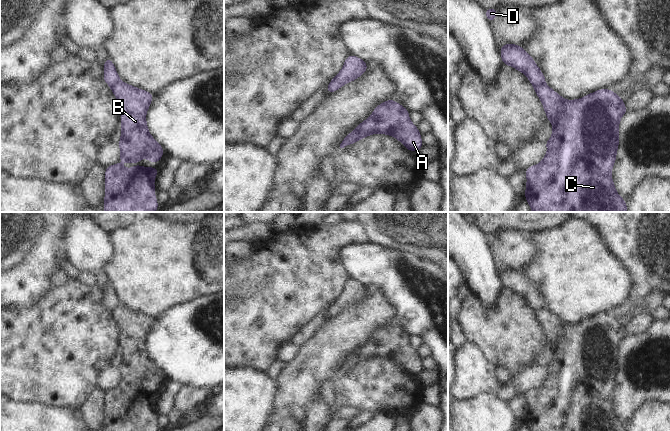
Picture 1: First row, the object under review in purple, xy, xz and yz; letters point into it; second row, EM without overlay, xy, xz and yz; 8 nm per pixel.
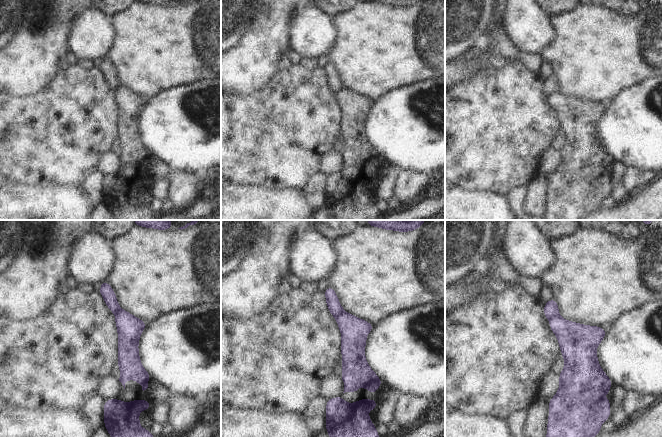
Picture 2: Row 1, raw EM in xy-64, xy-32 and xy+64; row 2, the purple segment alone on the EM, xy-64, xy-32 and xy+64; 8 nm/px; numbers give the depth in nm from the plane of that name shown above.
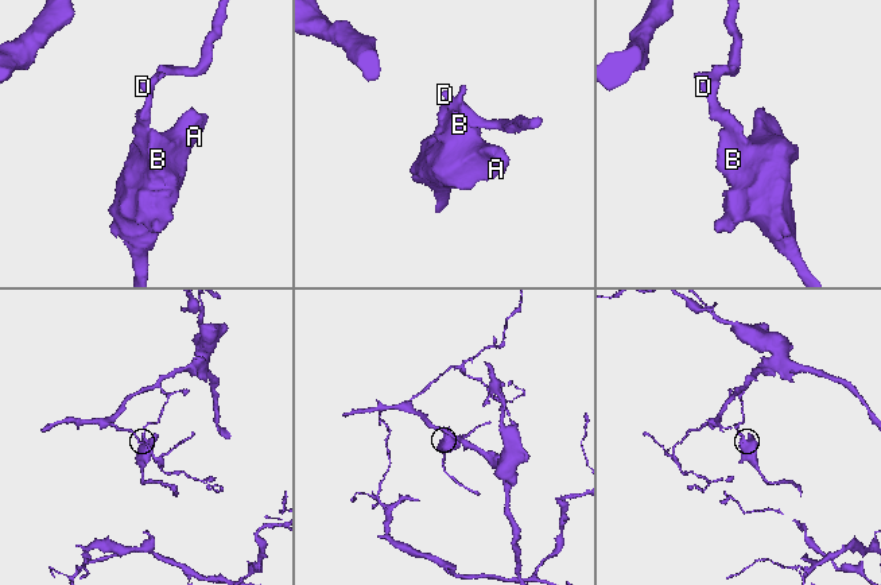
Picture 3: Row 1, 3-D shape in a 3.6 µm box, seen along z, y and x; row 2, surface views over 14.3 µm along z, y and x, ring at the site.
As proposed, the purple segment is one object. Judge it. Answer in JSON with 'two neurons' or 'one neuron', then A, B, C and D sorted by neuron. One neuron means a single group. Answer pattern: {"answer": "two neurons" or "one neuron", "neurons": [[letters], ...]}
{"answer": "two neurons", "neurons": [["A", "B", "C"], ["D"]]}

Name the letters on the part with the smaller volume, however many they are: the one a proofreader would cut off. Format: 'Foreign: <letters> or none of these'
Foreign: A, B, C

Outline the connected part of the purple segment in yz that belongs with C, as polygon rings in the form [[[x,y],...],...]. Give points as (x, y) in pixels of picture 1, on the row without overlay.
[[[534,310],[553,348],[544,383],[525,394],[525,424],[530,431],[627,431],[616,416],[611,394],[619,370],[619,346],[628,335],[624,325],[610,313],[599,313],[583,322],[564,324],[552,312]]]

